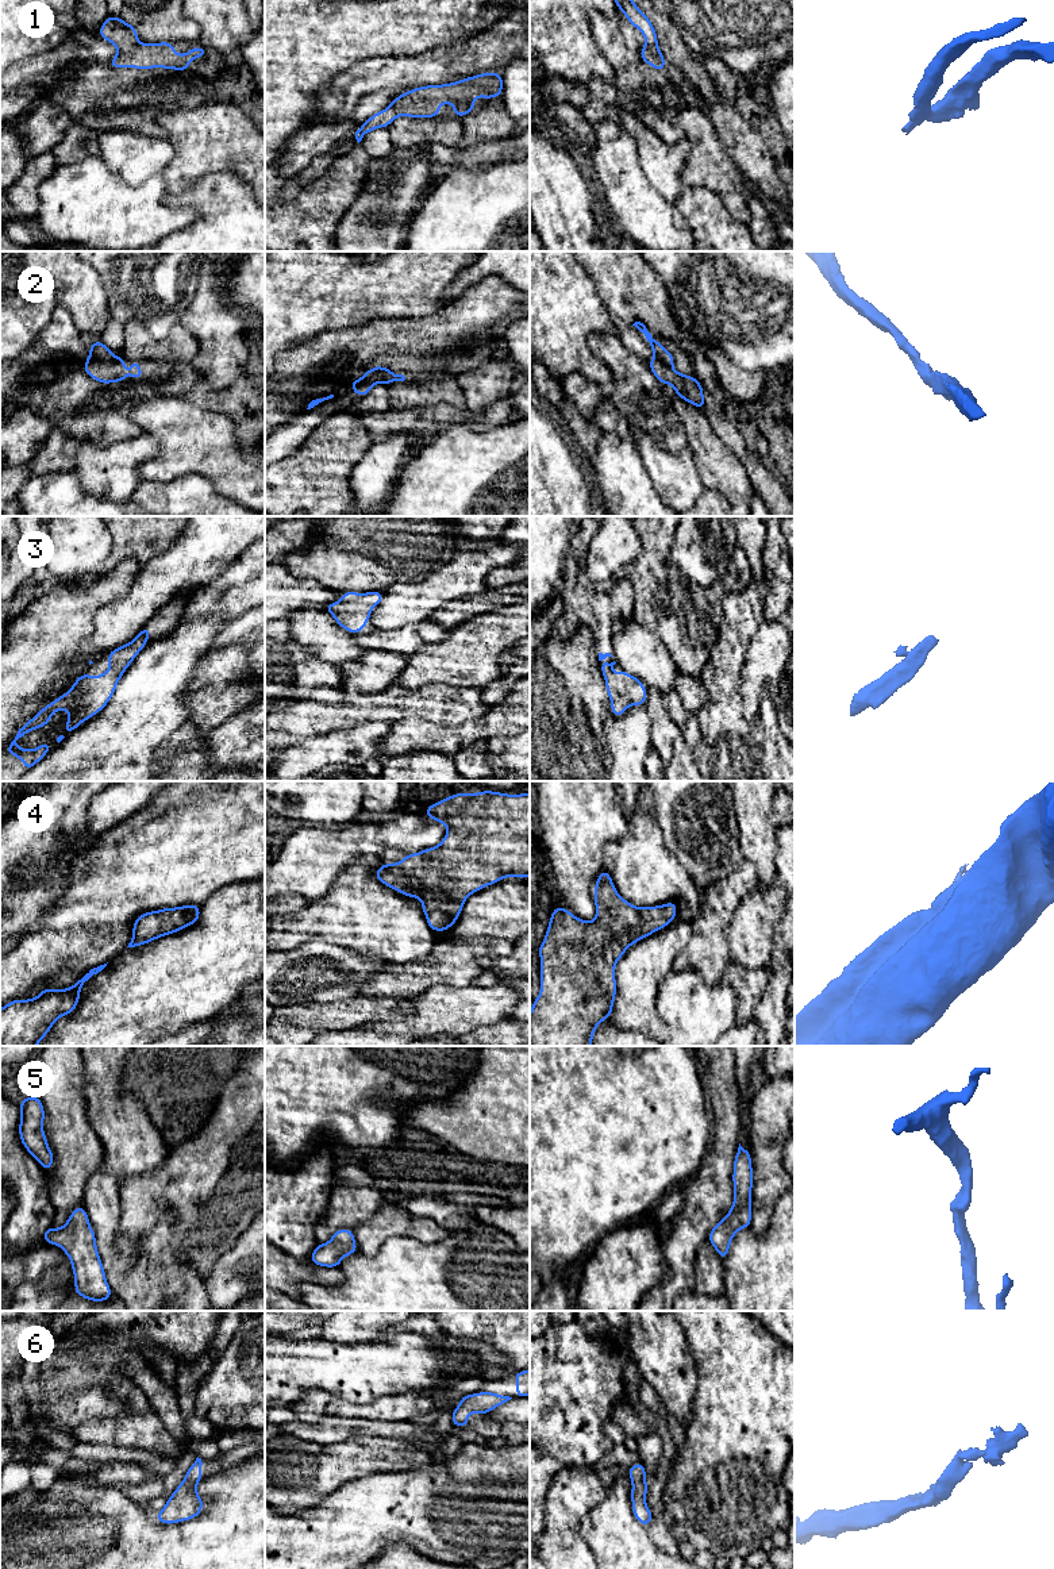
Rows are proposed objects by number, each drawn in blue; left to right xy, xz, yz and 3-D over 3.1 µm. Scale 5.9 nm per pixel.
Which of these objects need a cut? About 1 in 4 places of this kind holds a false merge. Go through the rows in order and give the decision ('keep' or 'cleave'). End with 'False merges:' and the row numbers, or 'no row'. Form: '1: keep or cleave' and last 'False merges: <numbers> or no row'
1: cleave
2: cleave
3: keep
4: keep
5: keep
6: keep
False merges: 1, 2

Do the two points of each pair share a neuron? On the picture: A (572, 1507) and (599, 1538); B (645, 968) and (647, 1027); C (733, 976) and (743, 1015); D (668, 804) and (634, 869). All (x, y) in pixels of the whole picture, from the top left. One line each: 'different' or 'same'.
A: different
B: same
C: same
D: different

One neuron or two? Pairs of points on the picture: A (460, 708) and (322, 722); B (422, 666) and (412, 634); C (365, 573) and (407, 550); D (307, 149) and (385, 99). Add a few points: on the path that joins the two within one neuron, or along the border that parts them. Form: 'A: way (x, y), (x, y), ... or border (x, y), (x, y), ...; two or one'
A: way (426, 703), (373, 703), (356, 714); one
B: border (446, 635), (441, 641), (430, 642), (408, 656); two
C: way (376, 564), (396, 561); one
D: way (329, 135), (345, 127), (358, 127), (364, 115); one

